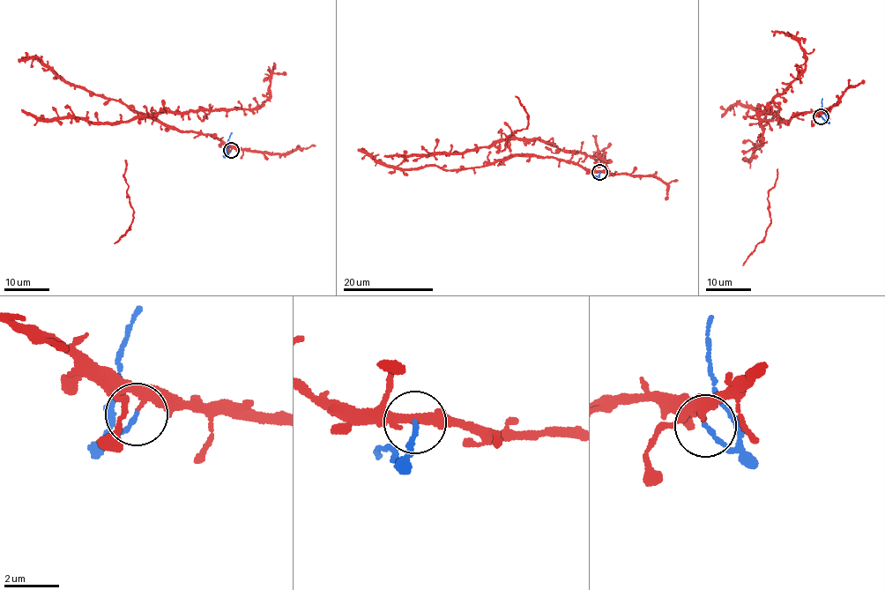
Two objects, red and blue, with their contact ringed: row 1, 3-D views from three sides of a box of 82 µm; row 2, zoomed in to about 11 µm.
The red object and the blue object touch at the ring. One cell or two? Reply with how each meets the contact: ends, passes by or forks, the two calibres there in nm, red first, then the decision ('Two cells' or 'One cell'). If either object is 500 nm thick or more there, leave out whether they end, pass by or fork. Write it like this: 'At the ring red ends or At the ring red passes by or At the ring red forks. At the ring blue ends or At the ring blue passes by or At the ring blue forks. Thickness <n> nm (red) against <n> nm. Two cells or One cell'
At the ring red passes by. At the ring blue ends. Thickness 240 nm (red) against 170 nm. Two cells

